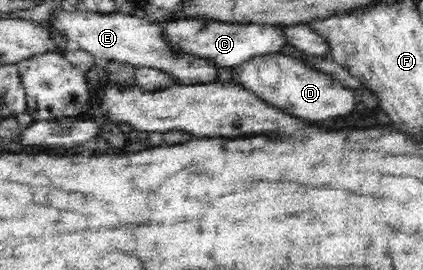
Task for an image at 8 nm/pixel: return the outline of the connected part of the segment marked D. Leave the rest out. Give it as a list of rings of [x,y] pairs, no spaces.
[[[280,52],[262,54],[233,66],[232,79],[234,79],[234,84],[252,91],[268,105],[278,107],[288,115],[294,115],[306,121],[342,117],[342,115],[352,113],[356,107],[361,107],[354,90],[345,88],[338,80],[320,70],[311,68],[310,65],[304,64],[297,58]]]

